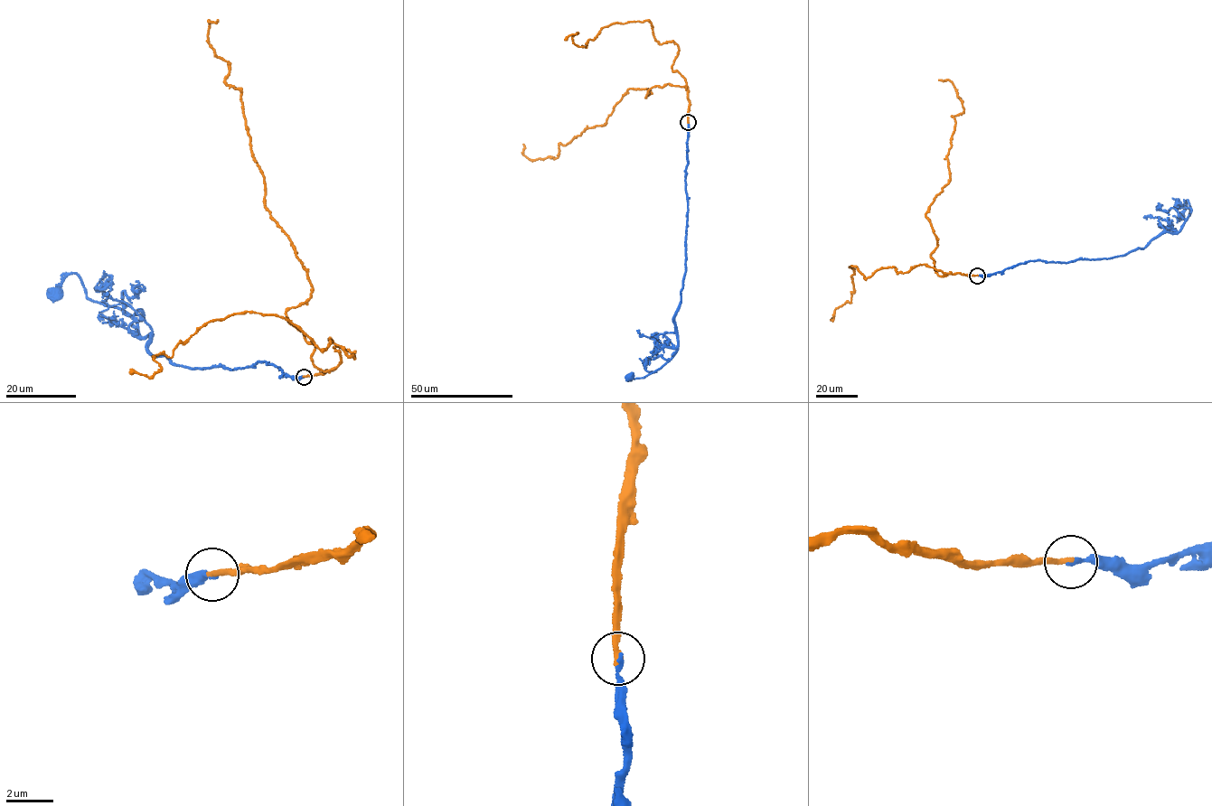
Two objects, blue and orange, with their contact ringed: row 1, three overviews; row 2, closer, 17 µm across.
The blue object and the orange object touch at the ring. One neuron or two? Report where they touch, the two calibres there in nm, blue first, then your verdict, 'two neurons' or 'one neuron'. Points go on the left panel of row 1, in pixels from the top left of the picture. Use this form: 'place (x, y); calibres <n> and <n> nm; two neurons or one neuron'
place (304, 377); calibres 190 and 280 nm; one neuron

